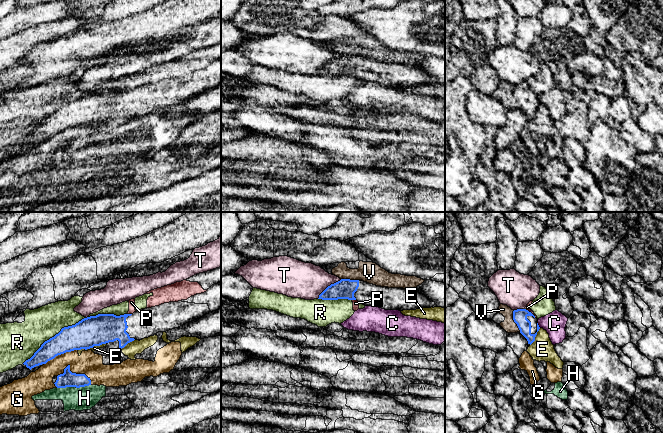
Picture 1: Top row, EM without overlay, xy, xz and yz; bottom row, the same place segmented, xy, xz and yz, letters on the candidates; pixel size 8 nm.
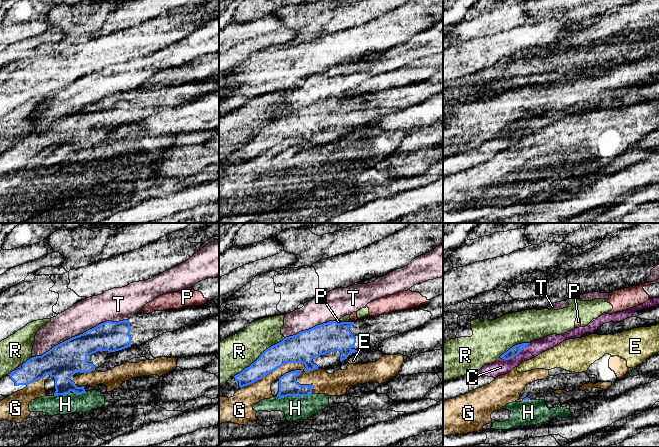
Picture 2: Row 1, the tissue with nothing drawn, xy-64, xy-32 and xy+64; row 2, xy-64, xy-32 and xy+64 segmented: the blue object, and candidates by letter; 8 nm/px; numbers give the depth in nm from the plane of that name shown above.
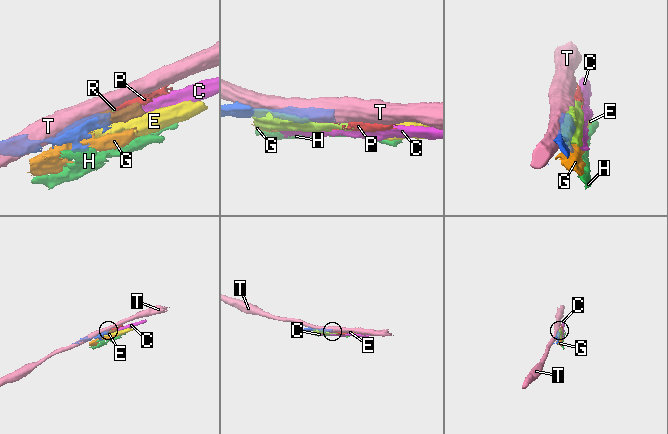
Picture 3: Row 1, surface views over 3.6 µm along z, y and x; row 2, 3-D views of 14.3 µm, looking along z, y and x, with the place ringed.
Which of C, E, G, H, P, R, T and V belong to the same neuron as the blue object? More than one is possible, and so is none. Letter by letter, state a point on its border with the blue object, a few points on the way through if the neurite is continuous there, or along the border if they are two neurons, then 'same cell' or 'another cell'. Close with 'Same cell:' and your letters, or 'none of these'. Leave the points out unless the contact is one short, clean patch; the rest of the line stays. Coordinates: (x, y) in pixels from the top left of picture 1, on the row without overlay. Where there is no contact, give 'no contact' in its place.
C: yz (538, 101) | another cell
E: xy (92, 123) | another cell
G: xy (73, 149) | another cell
H: xy (73, 162) | along xy (90, 160), (84, 163), (57, 164) | another cell
P: xy (129, 90) | along xy (127, 89), (131, 90) | another cell
R: xy (54, 112) | another cell
T: xz (328, 62) | another cell
V: yz (514, 97) | along yz (513, 86), (513, 97), (520, 107) | another cell
Same cell: none of these

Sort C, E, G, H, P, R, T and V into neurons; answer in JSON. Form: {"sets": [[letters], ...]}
{"sets": [["C"], ["E", "G"], ["H"], ["P", "R"], ["T"], ["V"]]}

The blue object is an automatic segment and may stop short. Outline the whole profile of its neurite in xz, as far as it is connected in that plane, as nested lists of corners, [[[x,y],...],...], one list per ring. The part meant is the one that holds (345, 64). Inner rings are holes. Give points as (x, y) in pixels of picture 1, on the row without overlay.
[[[341,55],[331,60],[319,71],[318,75],[357,76],[365,82],[399,87],[437,83],[435,78],[416,66],[381,63],[362,56],[350,55]]]

